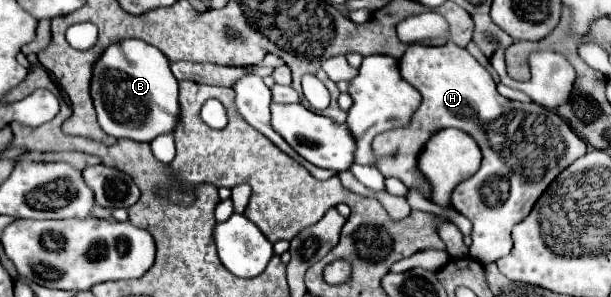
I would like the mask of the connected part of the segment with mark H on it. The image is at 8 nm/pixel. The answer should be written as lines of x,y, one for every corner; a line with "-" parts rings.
447,43
443,47
409,45
407,53
399,59
399,69
401,69
403,79
407,83
411,83
415,89
419,89
419,93
423,95
423,103
415,111
415,115
407,127
393,129
393,131
387,131
387,133
381,133
379,137
375,137
375,141
373,141
373,149
375,149
375,157
377,157
375,167
385,177
399,178
408,189
411,187
419,189
423,196
430,200
431,186
415,165
419,151
429,141
429,137
439,129
457,127
457,129
469,133
477,141
477,145
483,153
483,163
471,179
465,179
455,187
451,205
455,211
459,211
473,223
473,233
471,233
473,245
469,247
469,255
473,259
477,259
479,263
493,263
513,249
513,241
511,241
513,225
523,221
531,213
537,197
571,161
583,157
583,153
587,151
587,145
583,139
579,139
575,133
571,133
569,125
555,111
545,109
537,103
511,101
511,99
505,99
503,95
499,95
497,85
495,85
493,77
489,75
489,71
483,65
479,65
477,59
471,57
467,49
461,49
455,43

